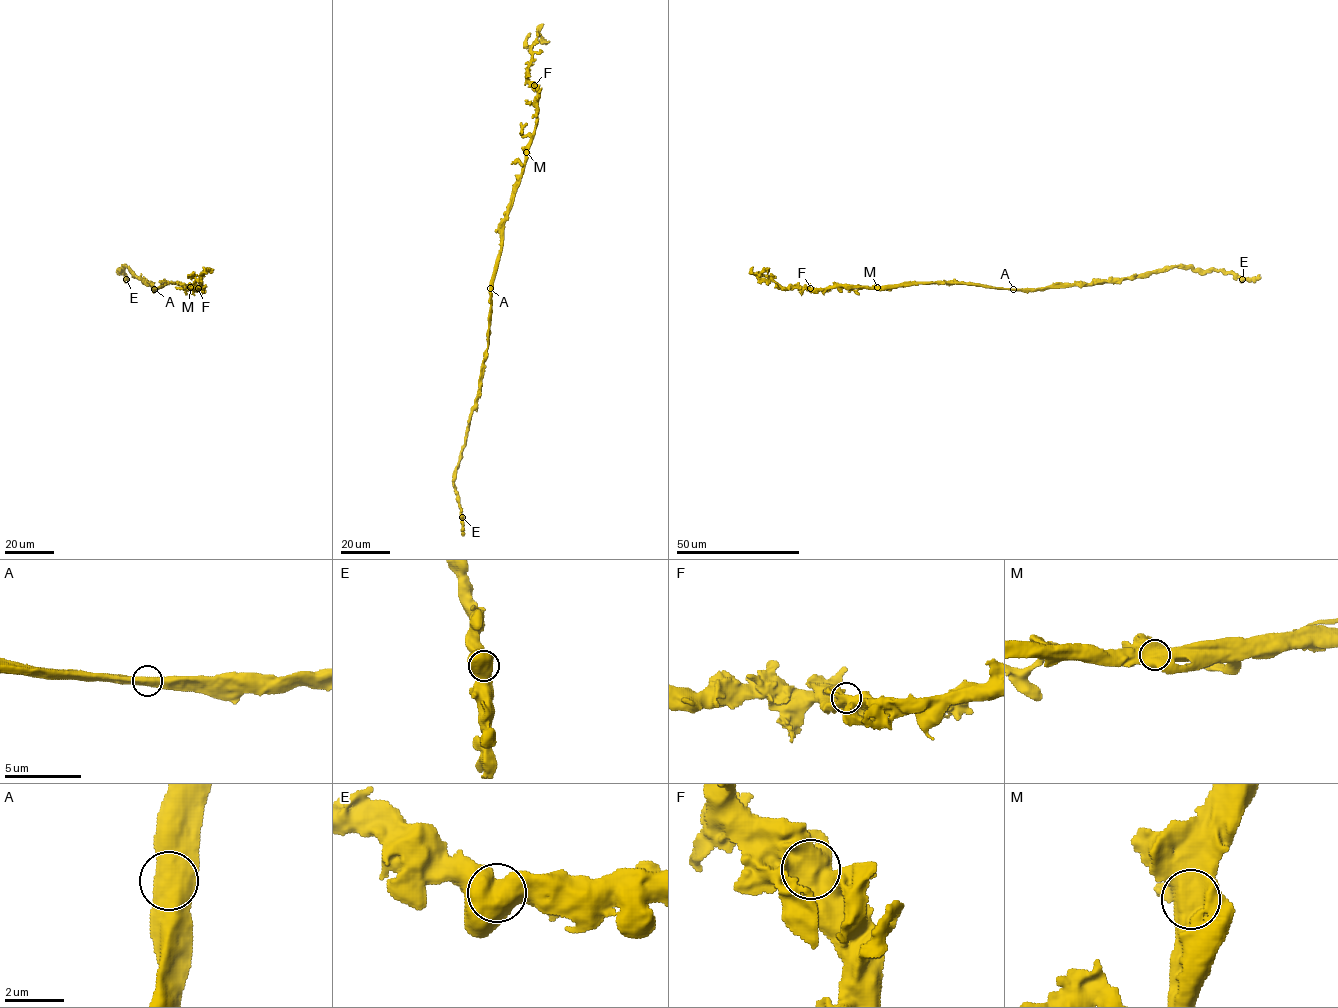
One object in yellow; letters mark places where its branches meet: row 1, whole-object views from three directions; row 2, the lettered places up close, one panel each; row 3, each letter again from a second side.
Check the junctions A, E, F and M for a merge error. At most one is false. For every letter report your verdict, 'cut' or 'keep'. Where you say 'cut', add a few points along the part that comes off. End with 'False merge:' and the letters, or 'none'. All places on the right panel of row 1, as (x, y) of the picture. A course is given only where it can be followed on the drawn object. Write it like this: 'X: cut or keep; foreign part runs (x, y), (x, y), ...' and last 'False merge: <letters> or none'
A: keep
E: keep
F: keep
M: keep
False merge: none

